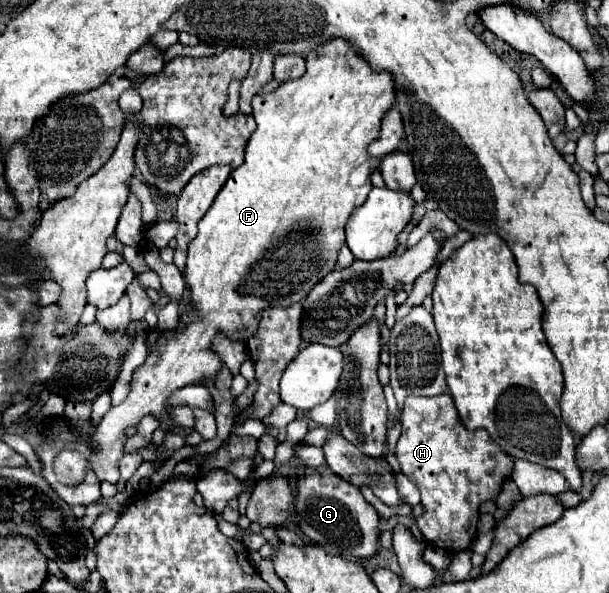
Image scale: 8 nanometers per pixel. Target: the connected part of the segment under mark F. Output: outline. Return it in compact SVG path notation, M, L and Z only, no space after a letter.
M332 38L306 56L306 74L300 80L286 82L272 94L252 98L252 114L258 126L248 140L244 164L232 170L210 210L198 222L198 236L188 246L184 280L192 292L194 310L184 318L186 326L180 326L180 330L164 342L160 356L148 356L134 372L128 398L120 406L110 408L102 422L94 426L94 440L102 448L92 454L90 464L98 480L118 482L118 462L124 456L124 430L128 426L138 426L148 414L162 422L168 420L170 410L166 408L166 400L174 390L188 384L202 384L204 378L218 374L222 360L210 350L210 342L218 332L224 332L232 340L246 342L256 332L264 308L302 302L308 292L334 270L338 250L346 242L346 220L354 208L364 204L372 190L370 174L378 168L380 158L372 160L372 156L368 156L368 144L380 136L384 112L392 108L394 98L392 74L372 70L360 52L348 44L348 40L340 38Z

